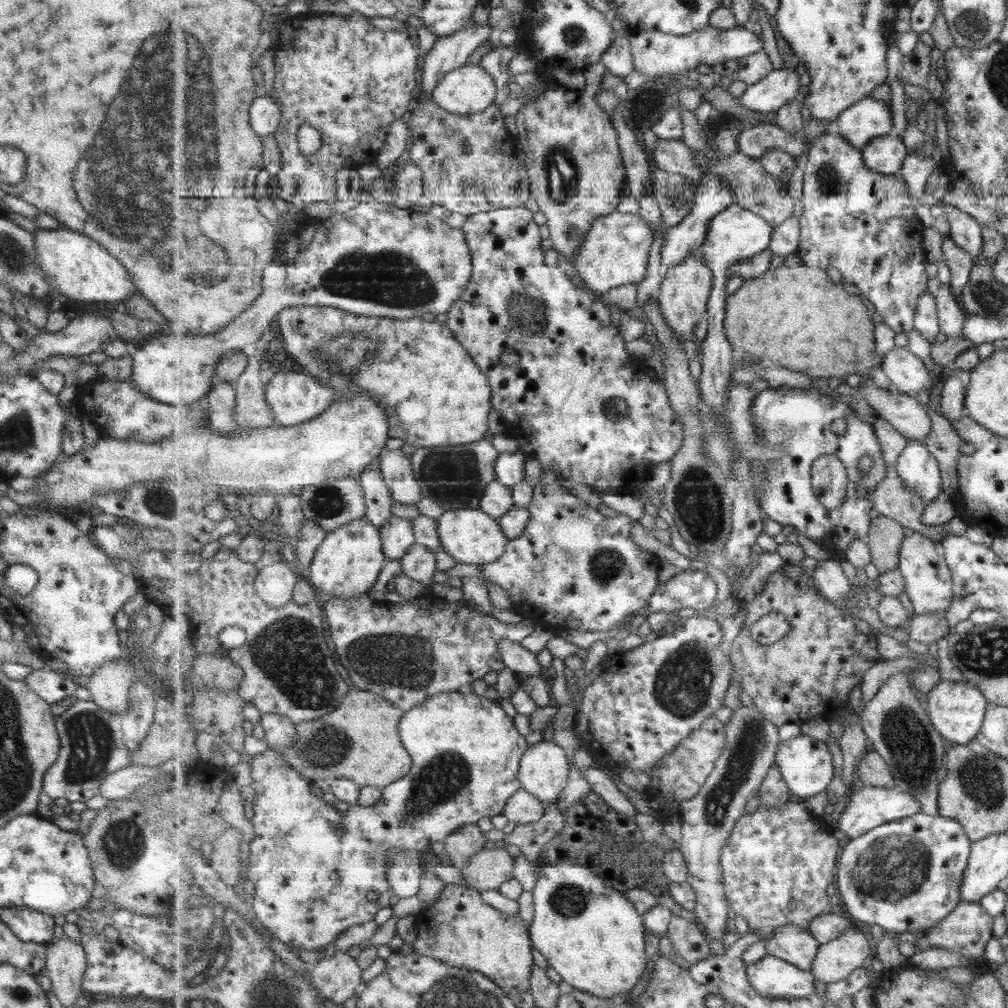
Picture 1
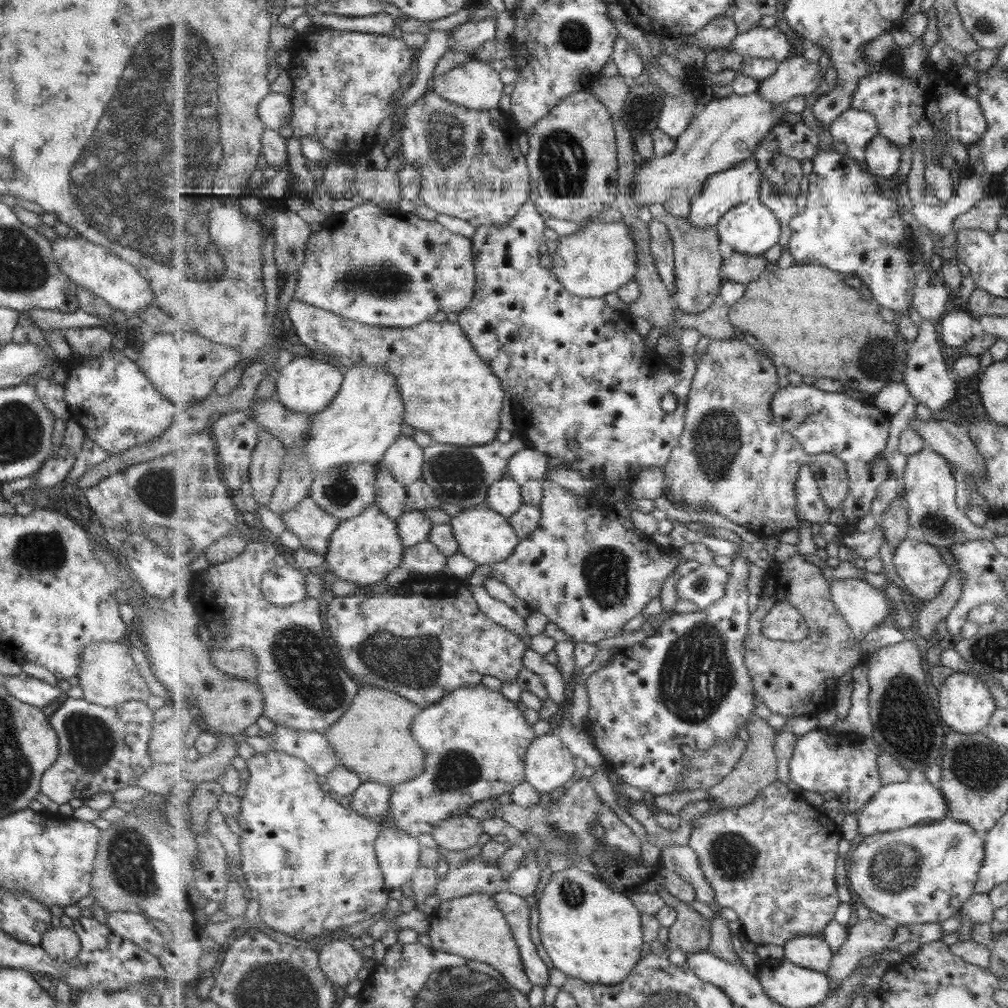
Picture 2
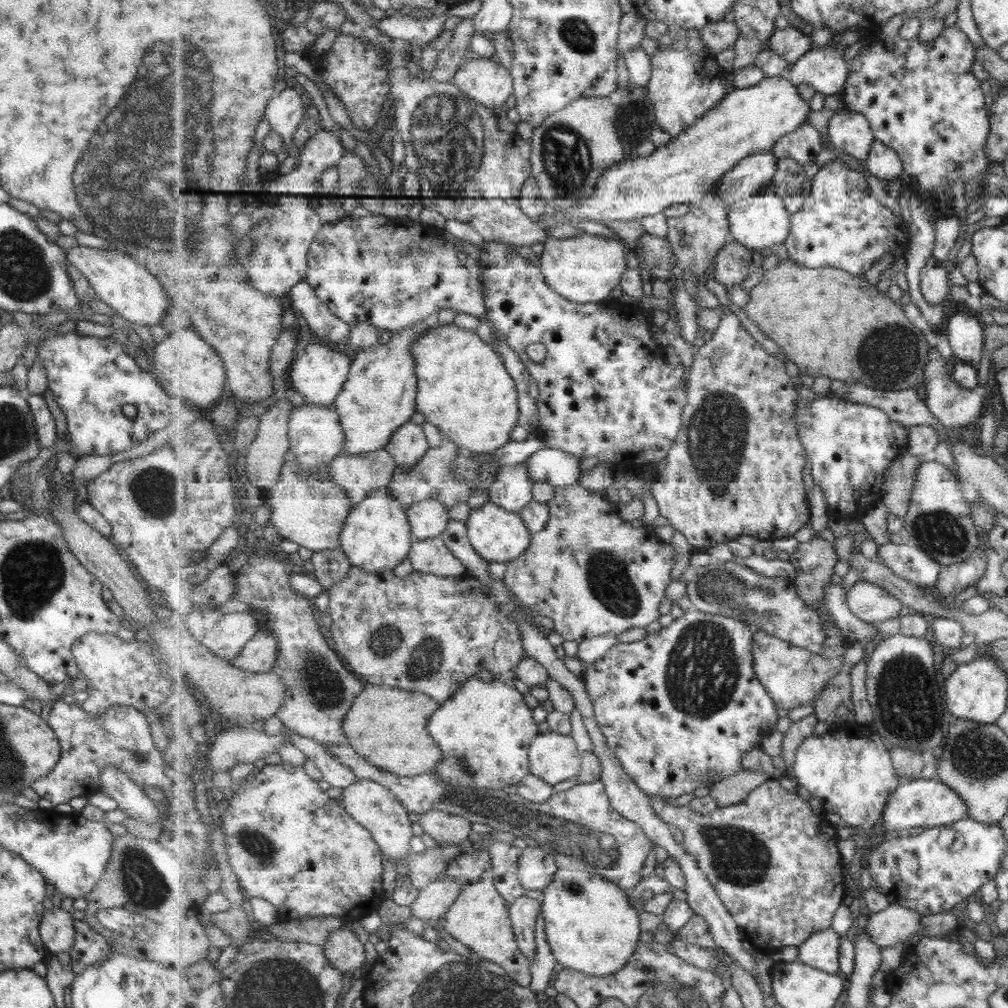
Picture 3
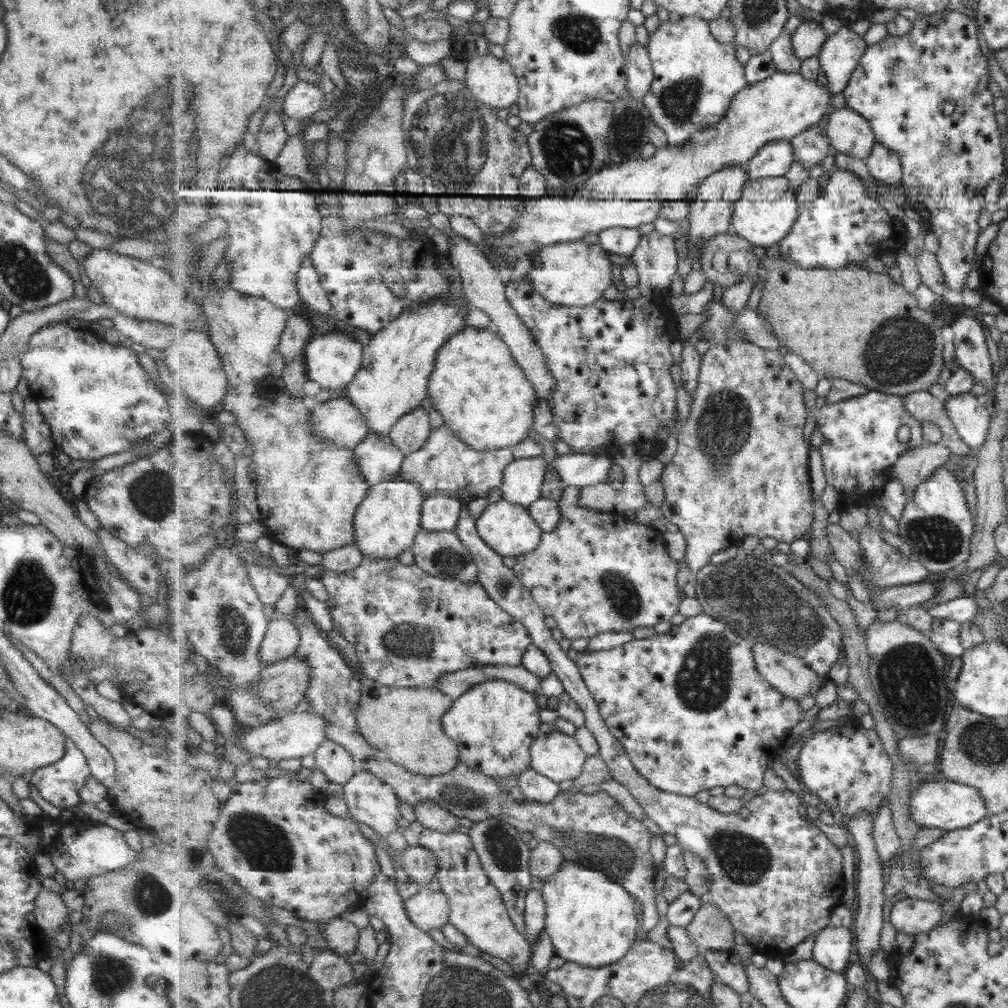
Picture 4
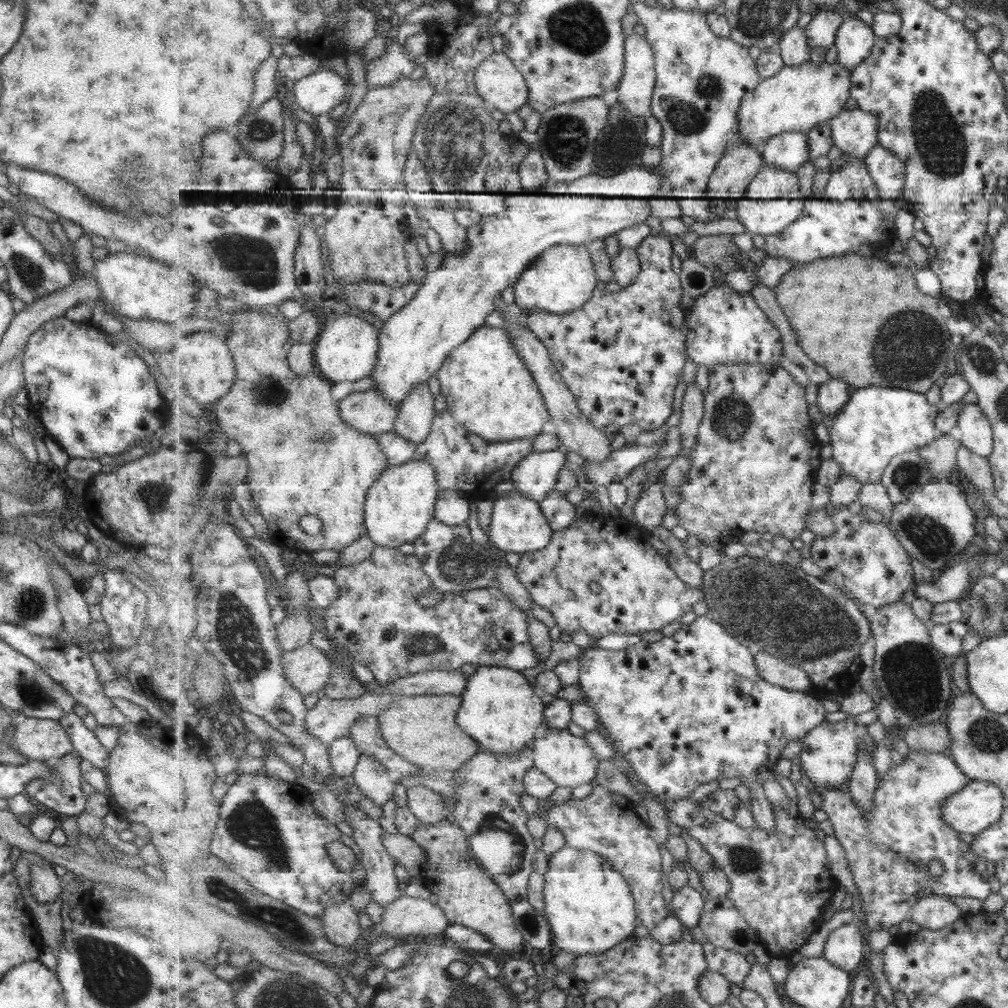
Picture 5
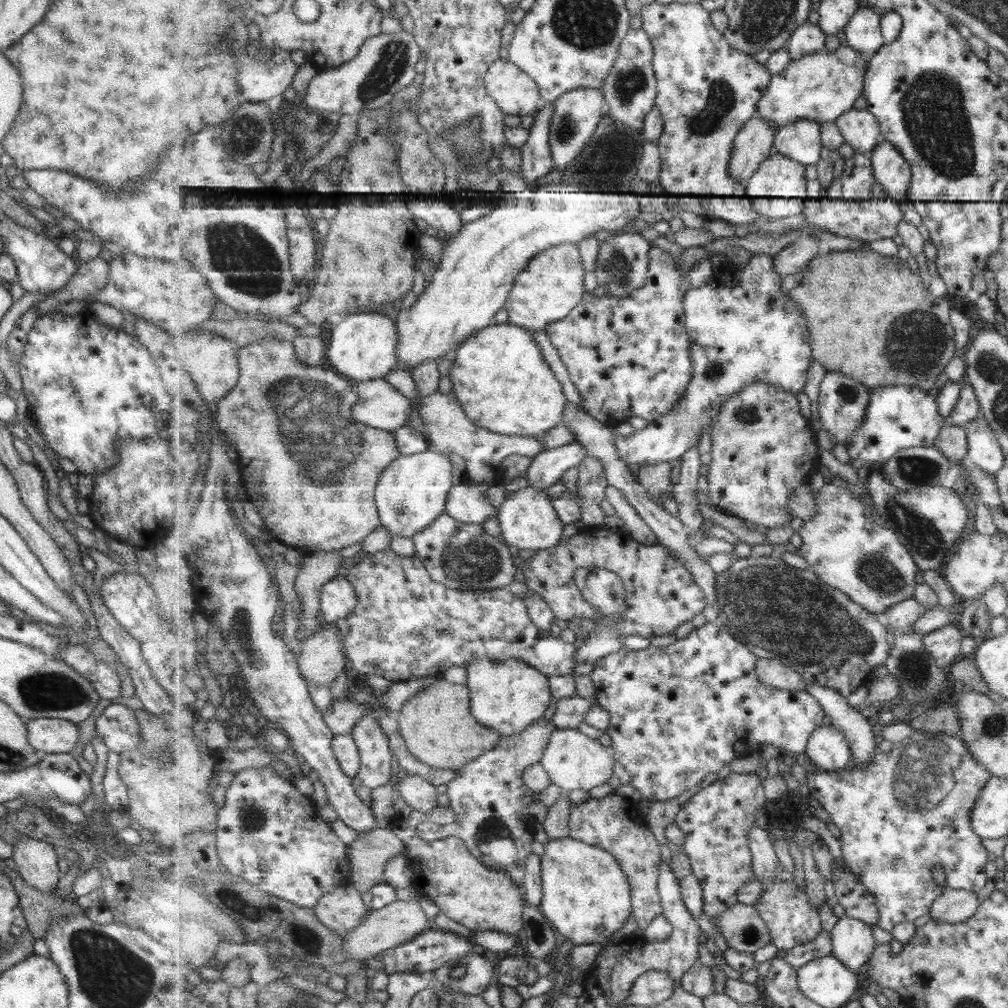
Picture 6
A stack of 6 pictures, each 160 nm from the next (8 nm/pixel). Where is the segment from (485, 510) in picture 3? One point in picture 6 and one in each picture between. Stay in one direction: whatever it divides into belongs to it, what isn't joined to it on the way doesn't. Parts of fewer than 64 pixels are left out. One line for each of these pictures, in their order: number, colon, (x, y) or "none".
4: (509, 528)
5: (519, 525)
6: (529, 521)

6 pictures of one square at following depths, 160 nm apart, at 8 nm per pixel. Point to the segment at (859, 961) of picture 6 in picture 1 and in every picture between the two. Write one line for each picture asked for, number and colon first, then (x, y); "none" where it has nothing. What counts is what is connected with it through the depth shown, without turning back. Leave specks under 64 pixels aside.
1: (797, 946)
2: (810, 952)
3: (822, 951)
4: (833, 946)
5: (845, 948)

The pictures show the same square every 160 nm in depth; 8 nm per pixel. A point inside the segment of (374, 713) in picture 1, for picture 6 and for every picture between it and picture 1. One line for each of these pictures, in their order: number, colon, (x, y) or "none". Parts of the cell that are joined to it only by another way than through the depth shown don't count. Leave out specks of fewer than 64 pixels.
2: (374, 739)
3: (389, 726)
4: (406, 724)
5: (424, 729)
6: (439, 727)

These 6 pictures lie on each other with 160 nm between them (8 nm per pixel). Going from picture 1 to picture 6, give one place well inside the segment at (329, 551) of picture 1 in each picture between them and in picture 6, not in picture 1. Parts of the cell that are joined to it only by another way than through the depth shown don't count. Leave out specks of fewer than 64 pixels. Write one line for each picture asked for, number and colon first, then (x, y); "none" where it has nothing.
2: (364, 549)
3: (377, 536)
4: (387, 522)
5: (400, 505)
6: (412, 493)

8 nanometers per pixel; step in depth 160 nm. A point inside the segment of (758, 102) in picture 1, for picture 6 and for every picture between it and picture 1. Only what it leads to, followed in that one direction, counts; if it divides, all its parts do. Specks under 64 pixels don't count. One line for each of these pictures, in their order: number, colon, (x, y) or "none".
2: (795, 76)
3: (824, 68)
4: (842, 51)
5: (855, 40)
6: (863, 32)

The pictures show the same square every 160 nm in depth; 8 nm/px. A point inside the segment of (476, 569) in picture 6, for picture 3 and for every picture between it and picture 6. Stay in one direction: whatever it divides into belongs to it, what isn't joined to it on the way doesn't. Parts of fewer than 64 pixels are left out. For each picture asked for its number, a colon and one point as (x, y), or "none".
3: (432, 555)
4: (443, 554)
5: (453, 559)

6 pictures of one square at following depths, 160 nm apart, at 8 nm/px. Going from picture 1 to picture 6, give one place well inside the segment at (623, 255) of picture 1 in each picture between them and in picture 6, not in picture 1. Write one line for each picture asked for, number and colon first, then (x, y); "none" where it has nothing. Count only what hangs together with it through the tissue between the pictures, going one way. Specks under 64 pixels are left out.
2: (600, 258)
3: (586, 268)
4: (568, 274)
5: (563, 279)
6: (551, 286)

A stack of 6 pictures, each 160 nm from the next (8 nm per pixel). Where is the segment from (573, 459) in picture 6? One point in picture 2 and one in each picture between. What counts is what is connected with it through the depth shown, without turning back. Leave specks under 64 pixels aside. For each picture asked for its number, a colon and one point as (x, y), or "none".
2: (505, 496)
3: (512, 490)
4: (523, 478)
5: (536, 476)

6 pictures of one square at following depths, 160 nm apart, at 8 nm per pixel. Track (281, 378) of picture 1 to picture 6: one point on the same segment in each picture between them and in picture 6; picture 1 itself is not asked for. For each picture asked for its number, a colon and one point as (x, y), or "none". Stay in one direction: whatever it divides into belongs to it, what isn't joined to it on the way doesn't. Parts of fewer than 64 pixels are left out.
2: (305, 384)
3: (319, 374)
4: (333, 360)
5: (348, 349)
6: (363, 346)

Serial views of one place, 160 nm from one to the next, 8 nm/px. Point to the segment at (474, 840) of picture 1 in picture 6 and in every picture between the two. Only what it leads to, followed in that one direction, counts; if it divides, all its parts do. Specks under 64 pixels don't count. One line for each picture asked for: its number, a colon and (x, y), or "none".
2: (458, 833)
3: (443, 826)
4: (430, 815)
5: (429, 807)
6: (418, 793)

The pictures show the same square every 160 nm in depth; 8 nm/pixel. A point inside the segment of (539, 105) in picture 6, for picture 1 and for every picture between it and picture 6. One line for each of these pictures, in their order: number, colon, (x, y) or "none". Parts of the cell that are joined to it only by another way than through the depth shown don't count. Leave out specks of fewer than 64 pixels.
1: (470, 89)
2: (477, 85)
3: (491, 84)
4: (494, 81)
5: (498, 80)

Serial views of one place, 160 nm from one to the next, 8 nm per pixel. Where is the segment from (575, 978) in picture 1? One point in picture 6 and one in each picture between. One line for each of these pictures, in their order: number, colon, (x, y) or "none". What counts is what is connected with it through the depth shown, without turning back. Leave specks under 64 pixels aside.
2: (590, 930)
3: (591, 926)
4: (591, 919)
5: (591, 907)
6: (587, 897)

